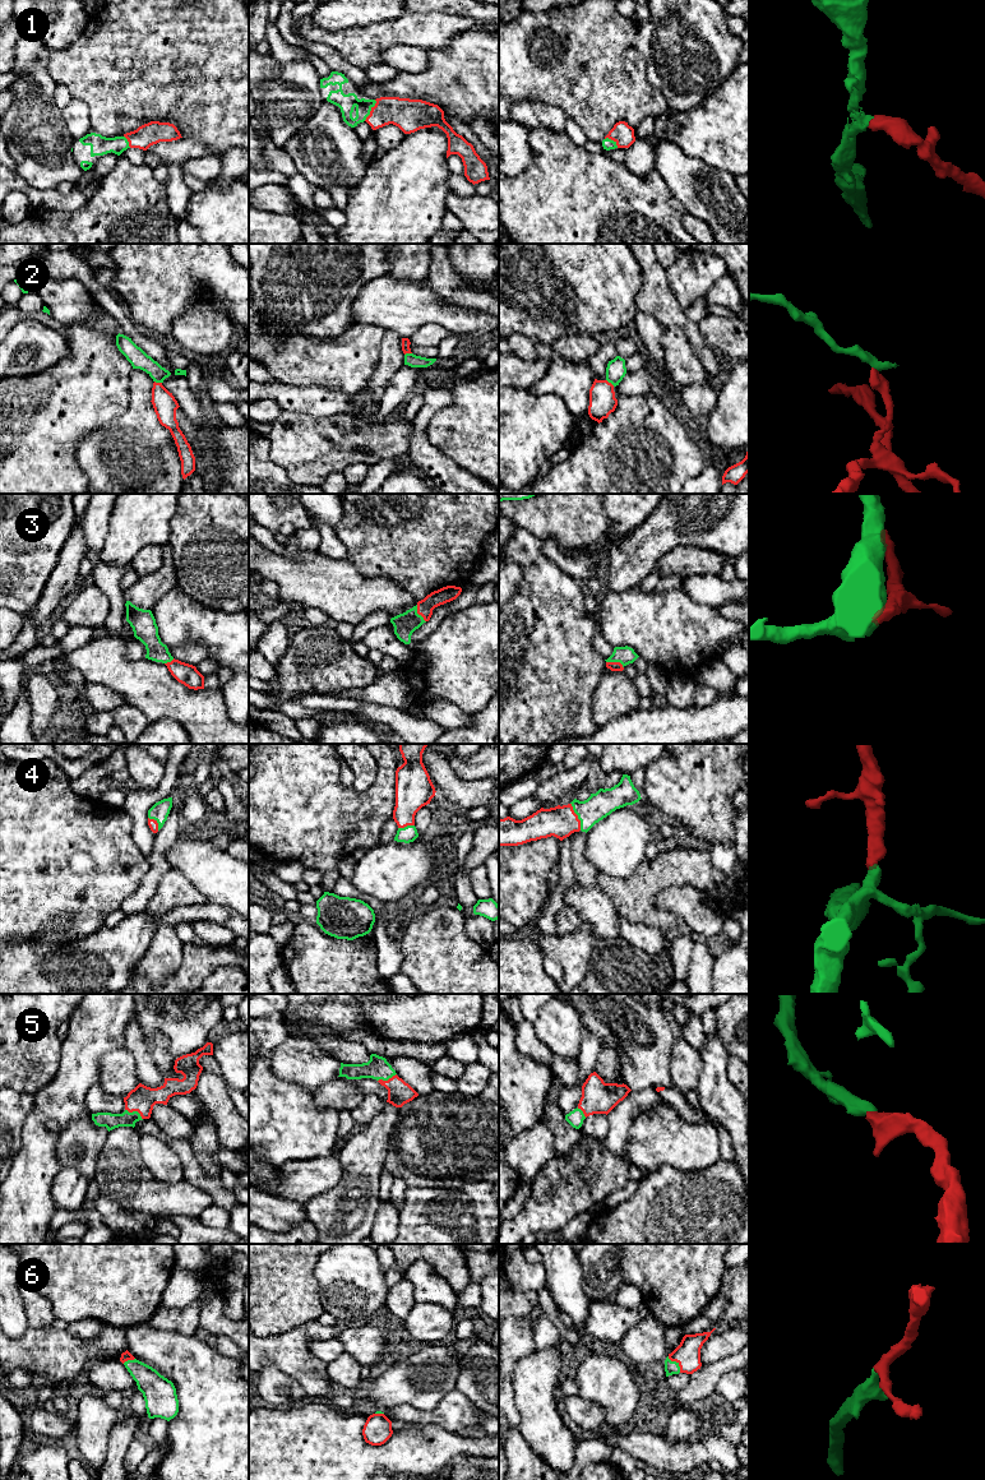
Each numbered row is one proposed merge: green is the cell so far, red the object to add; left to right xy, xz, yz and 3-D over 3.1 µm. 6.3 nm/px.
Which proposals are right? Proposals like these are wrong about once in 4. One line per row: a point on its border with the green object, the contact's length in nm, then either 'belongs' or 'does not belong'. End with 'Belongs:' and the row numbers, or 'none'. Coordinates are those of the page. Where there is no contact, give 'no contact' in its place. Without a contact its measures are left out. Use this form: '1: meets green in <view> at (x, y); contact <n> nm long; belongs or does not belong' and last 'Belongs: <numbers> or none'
1: meets green in xz at (370, 110); contact 150 nm long; belongs
2: meets green in yz at (610, 382); contact 70 nm long; does not belong
3: meets green in yz at (615, 661); contact 120 nm long; belongs
4: meets green in yz at (578, 817); contact 190 nm long; belongs
5: meets green in xy at (135, 1111); contact 130 nm long; belongs
6: meets green in yz at (676, 1363); contact 130 nm long; belongs
Belongs: 1, 3, 4, 5, 6

